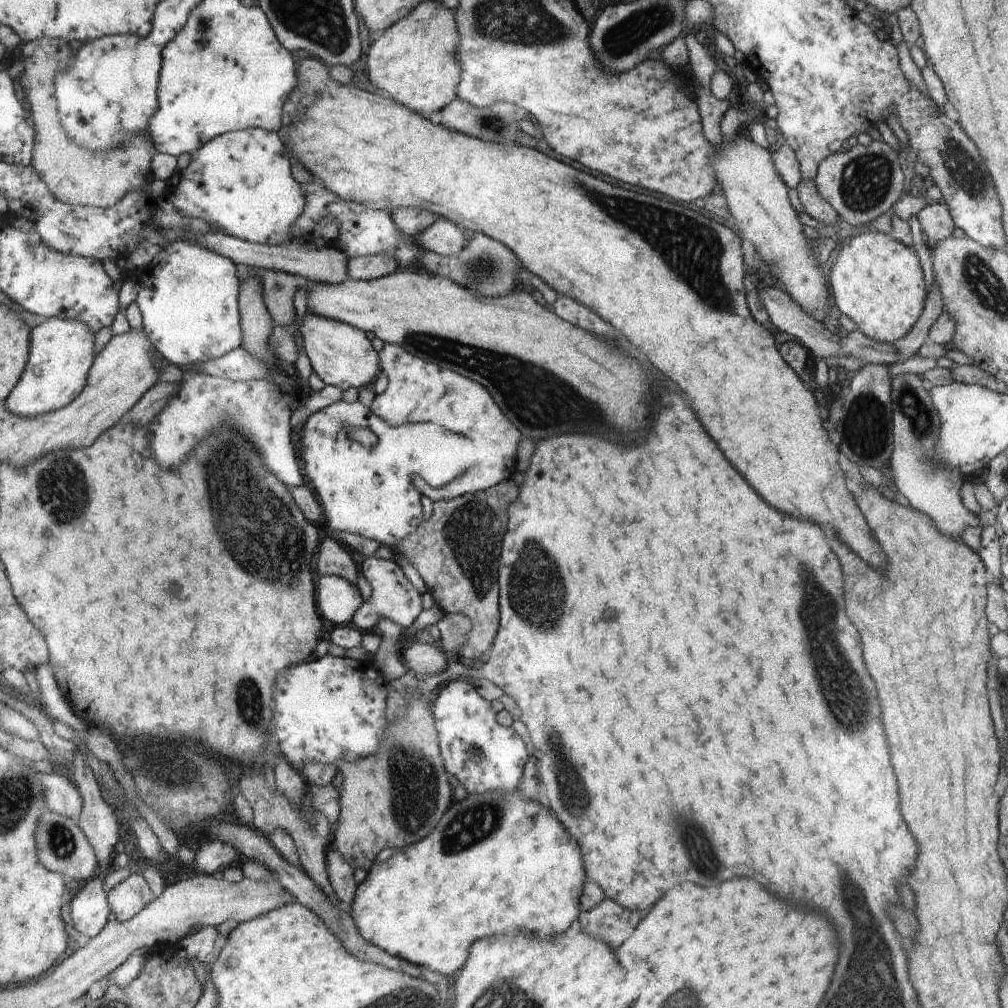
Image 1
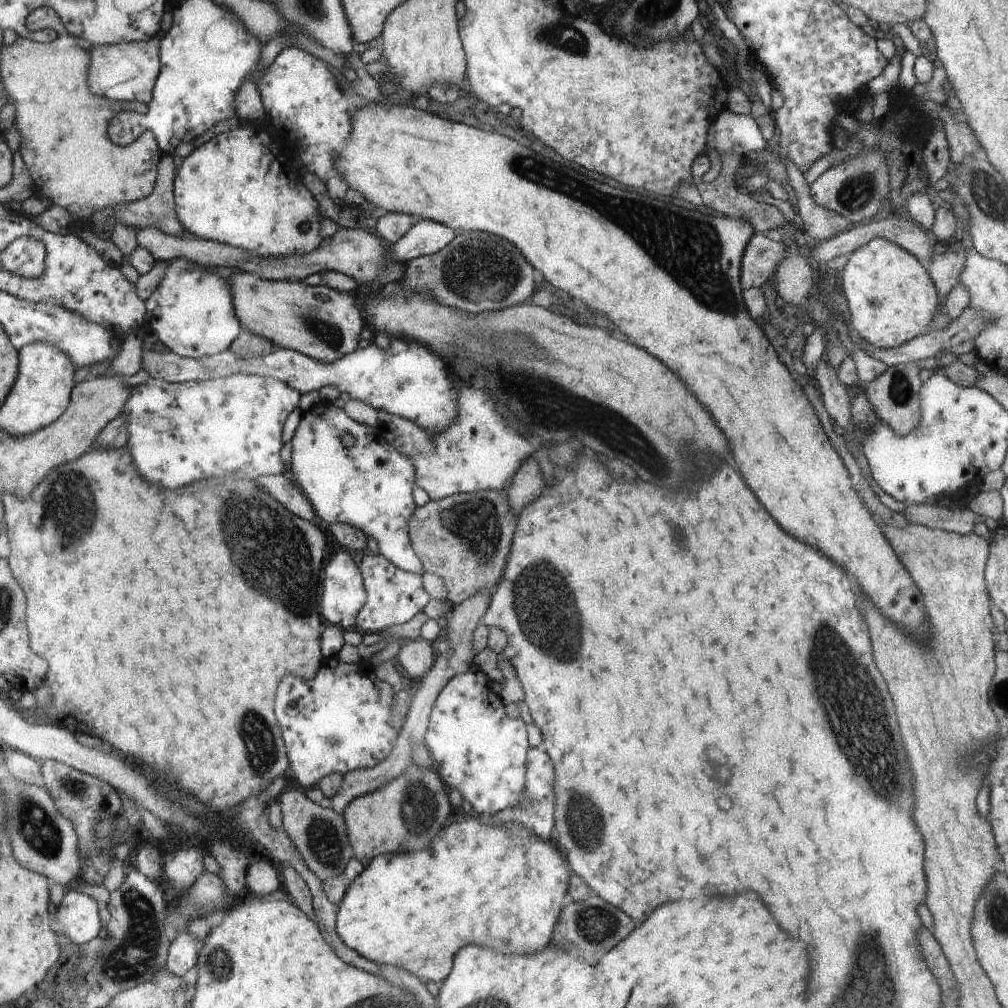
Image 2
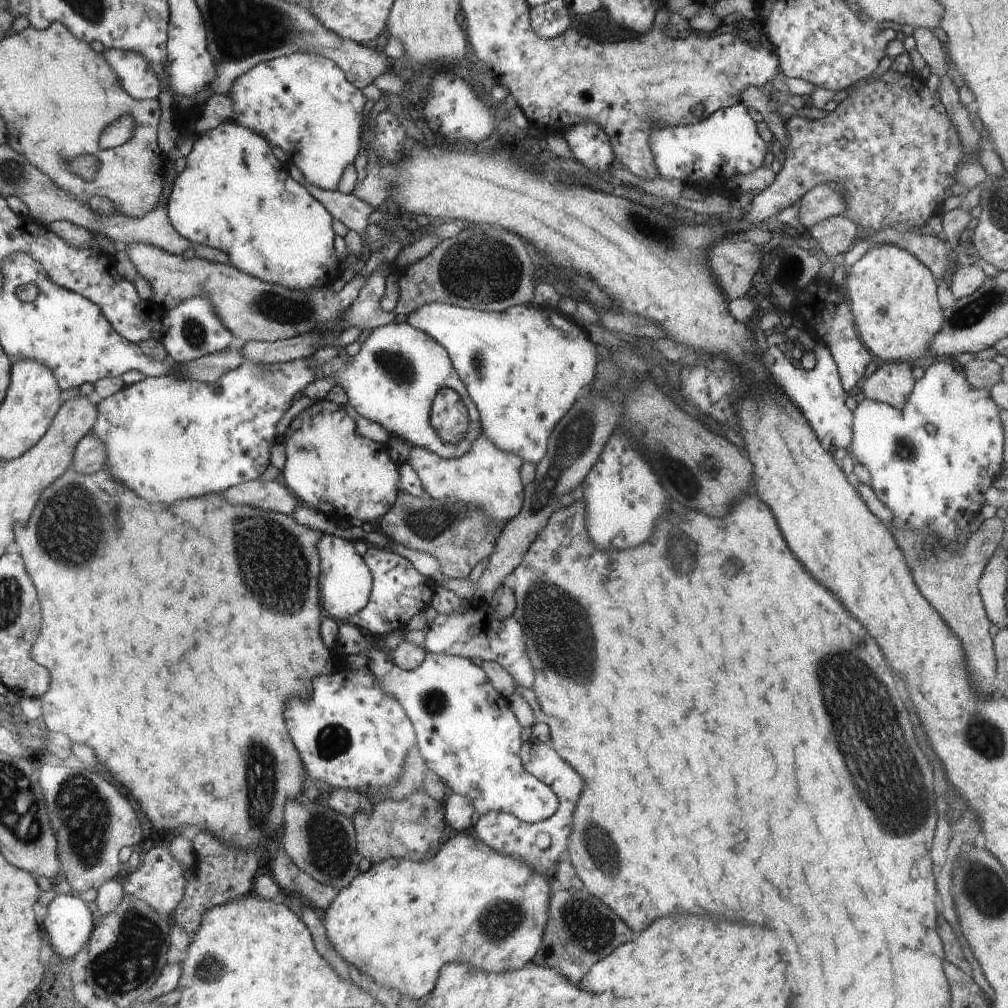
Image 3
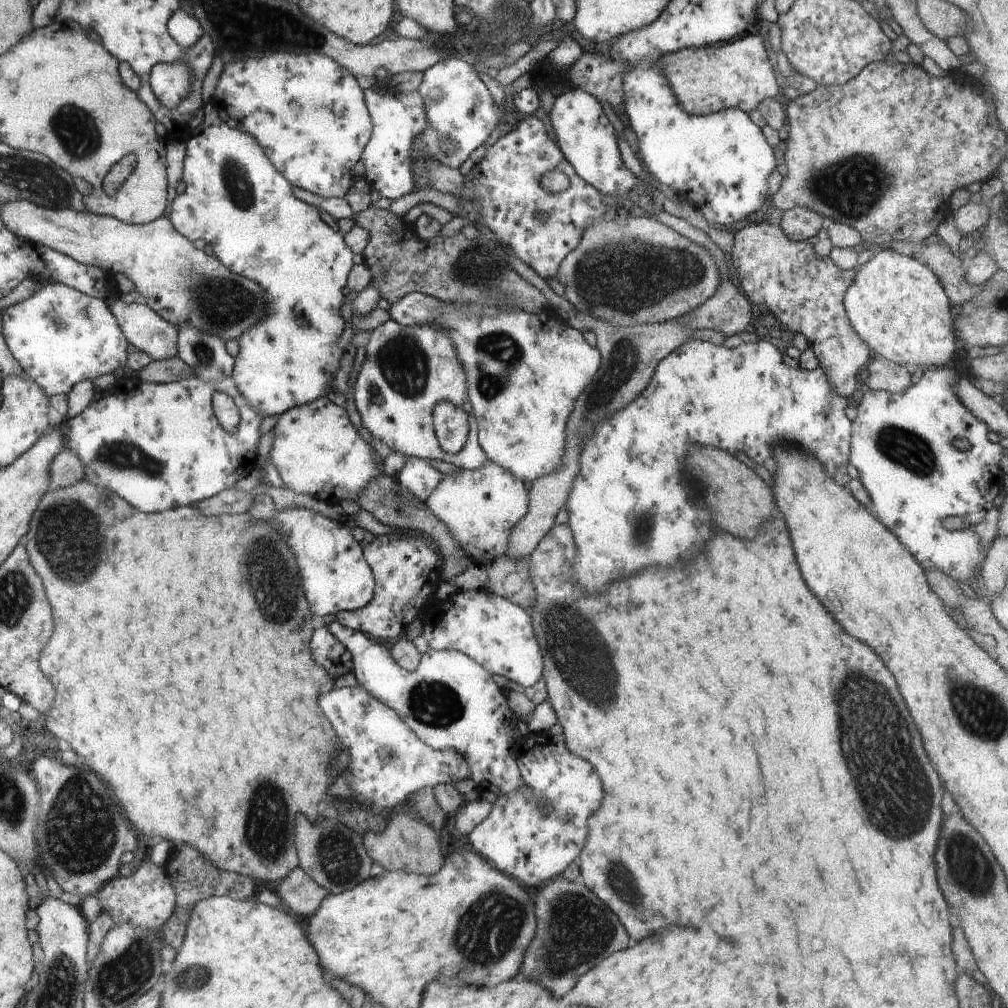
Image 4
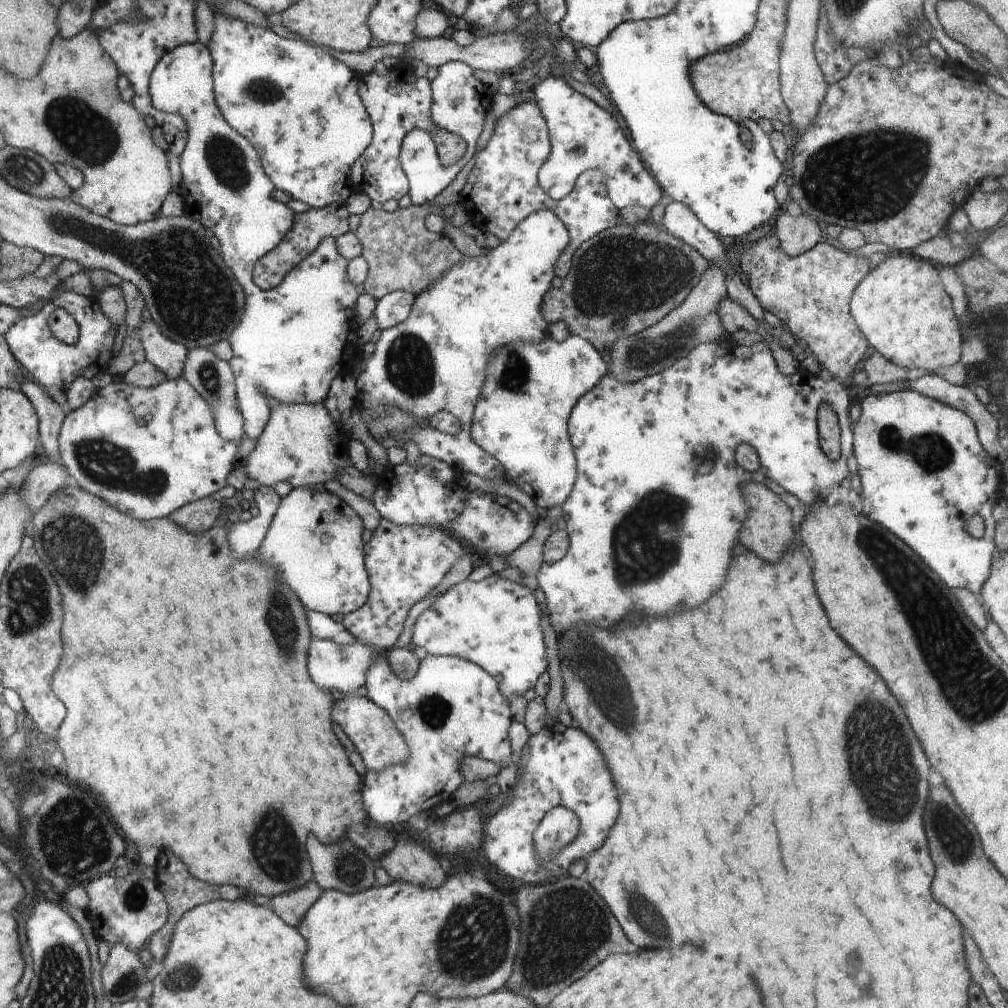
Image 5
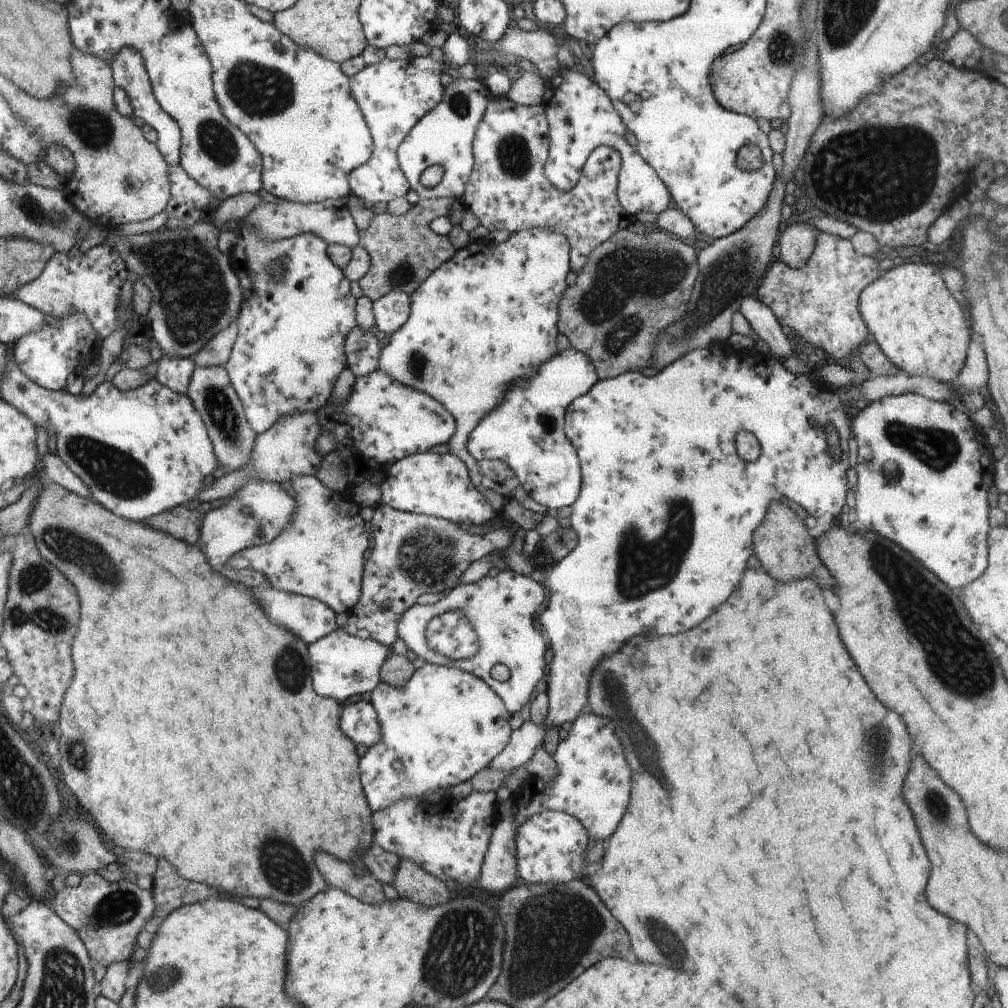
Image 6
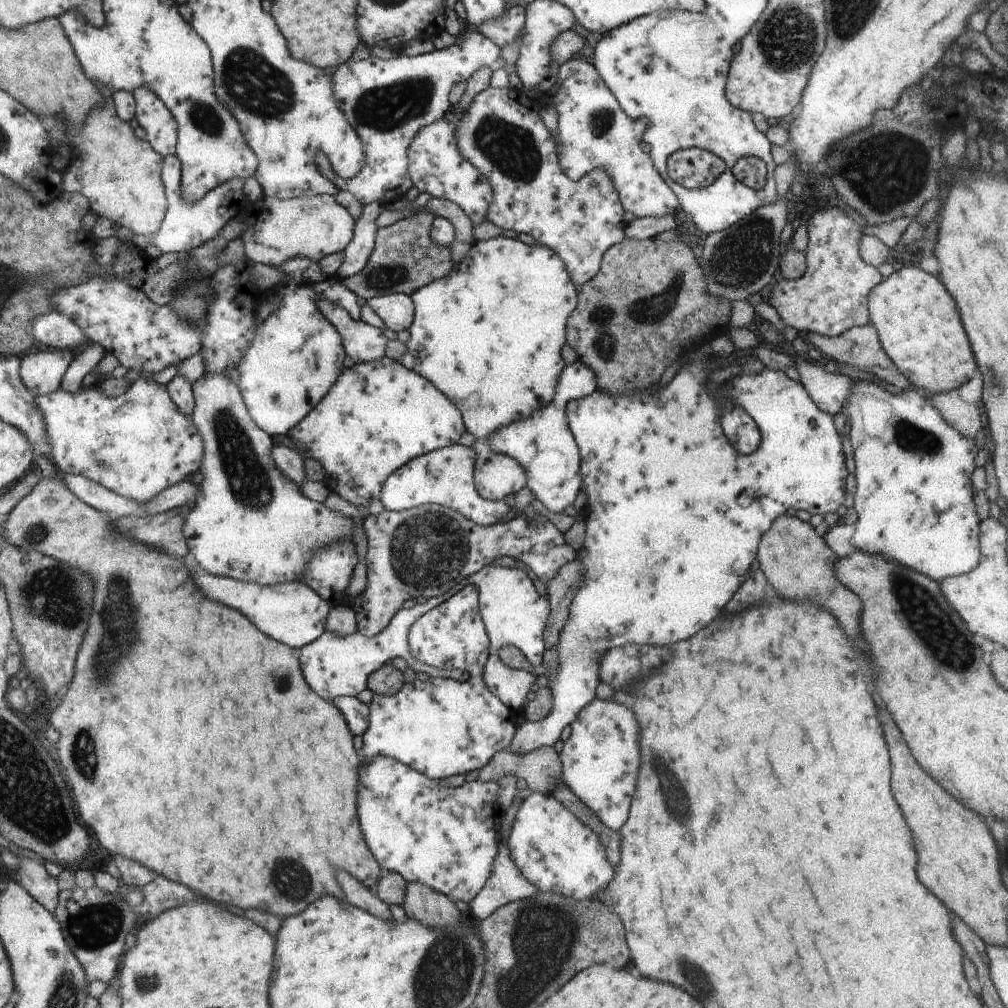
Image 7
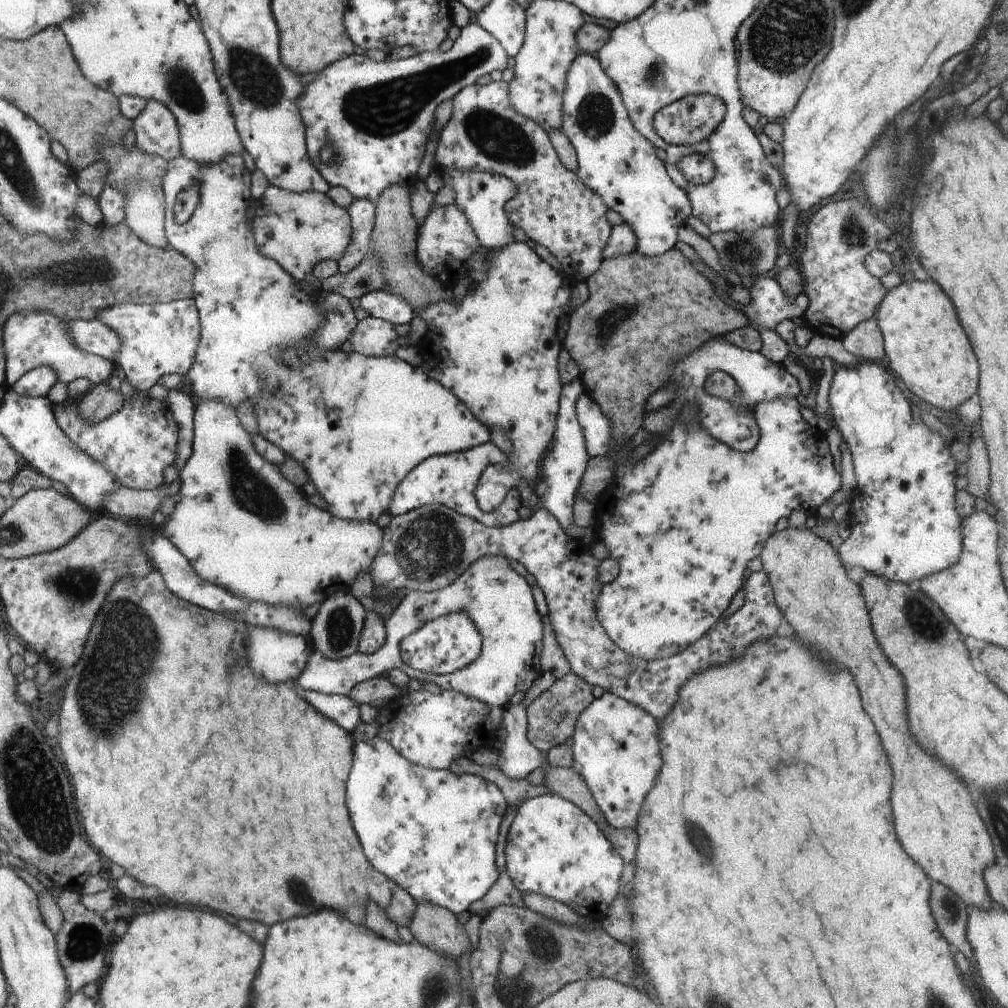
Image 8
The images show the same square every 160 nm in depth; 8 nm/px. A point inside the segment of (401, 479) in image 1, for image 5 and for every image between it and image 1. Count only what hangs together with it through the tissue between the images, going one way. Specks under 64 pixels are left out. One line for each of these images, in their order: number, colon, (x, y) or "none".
2: (370, 486)
3: (342, 474)
4: (316, 450)
5: (302, 444)

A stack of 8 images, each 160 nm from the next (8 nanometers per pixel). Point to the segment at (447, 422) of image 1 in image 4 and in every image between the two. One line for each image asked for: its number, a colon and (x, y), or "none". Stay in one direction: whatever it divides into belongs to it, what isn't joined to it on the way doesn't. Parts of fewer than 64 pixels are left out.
2: (479, 452)
3: (490, 480)
4: (480, 508)

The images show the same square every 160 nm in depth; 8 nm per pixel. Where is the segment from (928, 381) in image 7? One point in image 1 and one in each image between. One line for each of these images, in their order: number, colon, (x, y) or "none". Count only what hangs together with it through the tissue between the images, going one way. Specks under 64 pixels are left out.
1: (876, 281)
2: (892, 299)
3: (893, 298)
4: (898, 307)
5: (901, 307)
6: (917, 324)

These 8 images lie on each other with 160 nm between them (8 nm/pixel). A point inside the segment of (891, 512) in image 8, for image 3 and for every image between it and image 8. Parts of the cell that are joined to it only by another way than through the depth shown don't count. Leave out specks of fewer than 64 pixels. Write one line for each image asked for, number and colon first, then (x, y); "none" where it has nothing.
3: (931, 462)
4: (922, 456)
5: (923, 471)
6: (923, 471)
7: (914, 501)

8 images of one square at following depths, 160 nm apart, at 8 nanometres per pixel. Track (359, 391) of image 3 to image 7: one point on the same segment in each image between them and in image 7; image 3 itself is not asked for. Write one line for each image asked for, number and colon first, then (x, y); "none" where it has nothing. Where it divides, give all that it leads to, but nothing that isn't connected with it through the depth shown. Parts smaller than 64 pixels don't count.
4: (407, 369)
5: (435, 360)
6: (480, 322)
7: (489, 335)

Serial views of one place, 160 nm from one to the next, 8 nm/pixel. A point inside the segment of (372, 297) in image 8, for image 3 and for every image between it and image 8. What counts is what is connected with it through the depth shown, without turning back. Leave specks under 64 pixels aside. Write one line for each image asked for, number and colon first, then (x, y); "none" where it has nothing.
3: (523, 369)
4: (524, 373)
5: (391, 310)
6: (391, 312)
7: (396, 310)

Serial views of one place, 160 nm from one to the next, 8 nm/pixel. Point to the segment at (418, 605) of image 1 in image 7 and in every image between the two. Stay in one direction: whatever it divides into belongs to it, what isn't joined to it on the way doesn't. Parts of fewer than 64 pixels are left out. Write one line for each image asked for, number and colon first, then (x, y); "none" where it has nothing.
2: (394, 596)
3: (399, 590)
4: (406, 570)
5: (403, 563)
6: (412, 554)
7: (422, 552)

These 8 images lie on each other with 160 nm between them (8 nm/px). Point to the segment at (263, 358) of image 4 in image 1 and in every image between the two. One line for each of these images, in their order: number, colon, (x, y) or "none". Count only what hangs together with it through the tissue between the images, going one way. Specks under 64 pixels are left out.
1: (240, 183)
2: (239, 188)
3: (234, 195)

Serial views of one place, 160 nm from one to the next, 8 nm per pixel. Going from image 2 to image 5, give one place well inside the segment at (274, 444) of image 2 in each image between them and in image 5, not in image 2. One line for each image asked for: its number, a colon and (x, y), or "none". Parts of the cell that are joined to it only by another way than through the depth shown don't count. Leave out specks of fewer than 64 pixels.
3: (167, 438)
4: (158, 445)
5: (146, 451)

